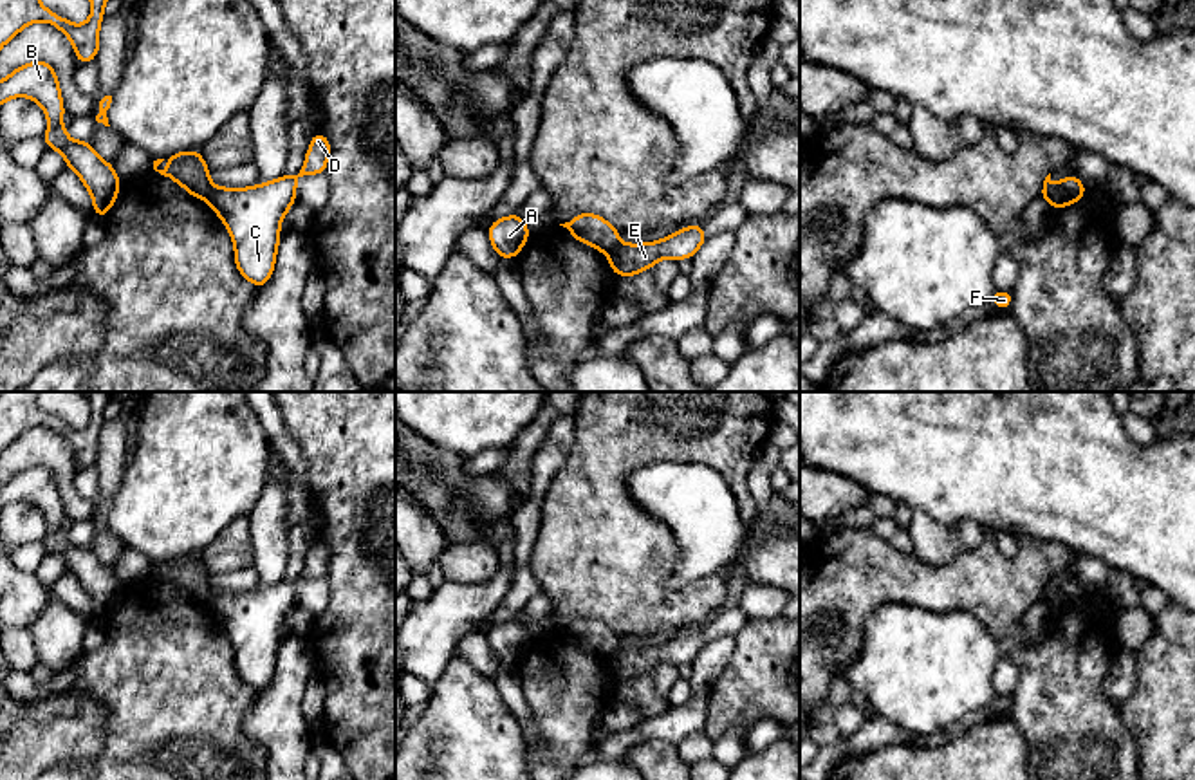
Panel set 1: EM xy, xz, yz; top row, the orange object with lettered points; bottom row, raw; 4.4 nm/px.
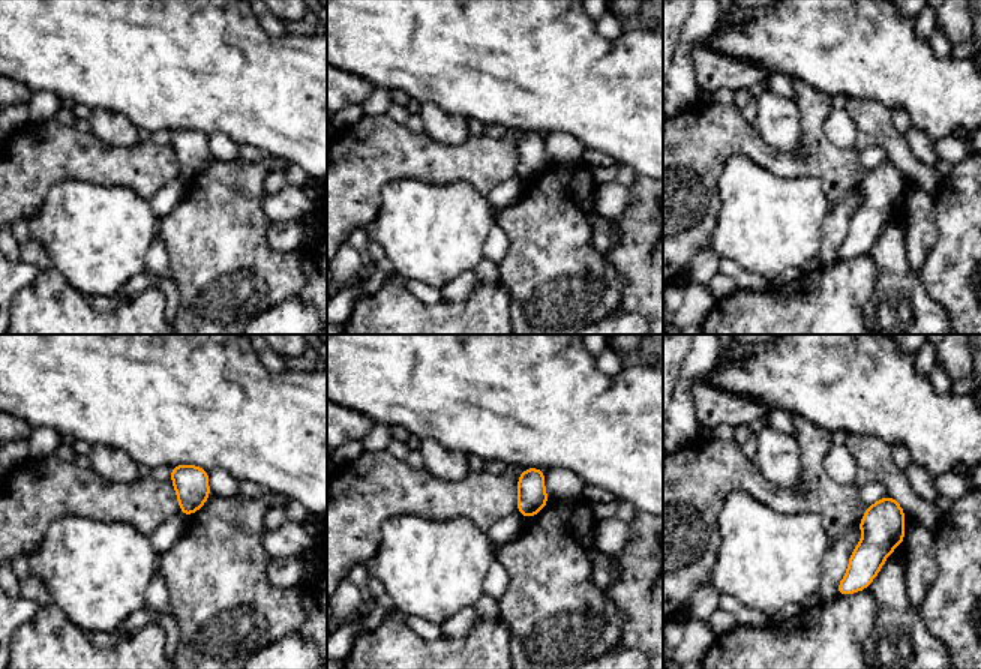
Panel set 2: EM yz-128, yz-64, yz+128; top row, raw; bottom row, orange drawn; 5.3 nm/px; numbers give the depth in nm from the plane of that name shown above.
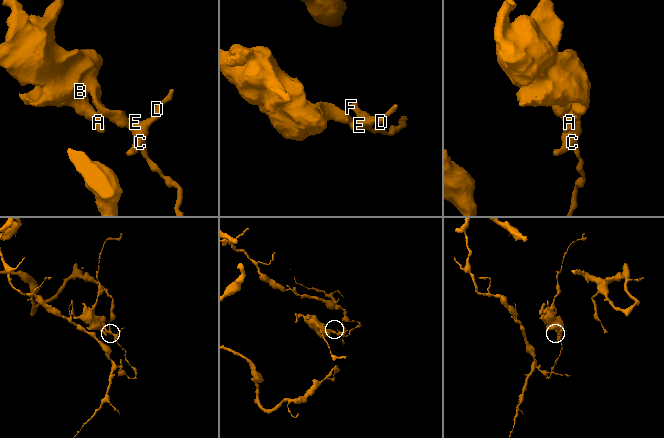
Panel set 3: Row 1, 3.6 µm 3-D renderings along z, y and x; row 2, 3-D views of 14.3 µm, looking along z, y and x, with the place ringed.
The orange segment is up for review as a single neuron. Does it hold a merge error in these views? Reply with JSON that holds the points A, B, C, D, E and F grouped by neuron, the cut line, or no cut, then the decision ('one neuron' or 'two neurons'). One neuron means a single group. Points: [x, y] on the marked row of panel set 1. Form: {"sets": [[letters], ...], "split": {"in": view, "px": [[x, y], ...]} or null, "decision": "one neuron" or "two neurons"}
{"sets": [["A", "B"], ["C", "D", "E", "F"]], "split": {"in": "yz", "px": [[1058, 185], [1049, 203]]}, "decision": "two neurons"}

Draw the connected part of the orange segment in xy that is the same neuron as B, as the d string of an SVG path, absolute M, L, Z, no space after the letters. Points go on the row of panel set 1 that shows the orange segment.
M38 60L0 79L0 105L18 96L29 98L43 108L49 121L43 134L47 148L58 150L65 157L67 168L74 170L90 191L94 215L103 218L116 204L121 181L114 166L103 161L88 141L72 141L67 126L60 125L65 108L54 67Z

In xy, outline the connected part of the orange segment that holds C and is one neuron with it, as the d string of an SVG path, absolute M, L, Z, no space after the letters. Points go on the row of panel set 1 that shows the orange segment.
M314 132L298 175L282 175L251 188L211 184L208 204L233 238L238 273L255 287L264 287L271 280L280 246L280 224L296 200L298 179L325 173L329 152L330 139Z

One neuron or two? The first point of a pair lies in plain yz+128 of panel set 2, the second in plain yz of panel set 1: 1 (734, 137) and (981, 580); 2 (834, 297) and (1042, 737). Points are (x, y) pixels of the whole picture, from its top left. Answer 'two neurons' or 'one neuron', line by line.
1: one neuron
2: two neurons

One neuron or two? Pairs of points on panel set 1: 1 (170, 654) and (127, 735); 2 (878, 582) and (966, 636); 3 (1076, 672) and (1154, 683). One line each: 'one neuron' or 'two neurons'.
1: one neuron
2: two neurons
3: two neurons

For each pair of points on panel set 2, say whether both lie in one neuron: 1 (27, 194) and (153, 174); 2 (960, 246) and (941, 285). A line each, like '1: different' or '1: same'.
1: same
2: same

